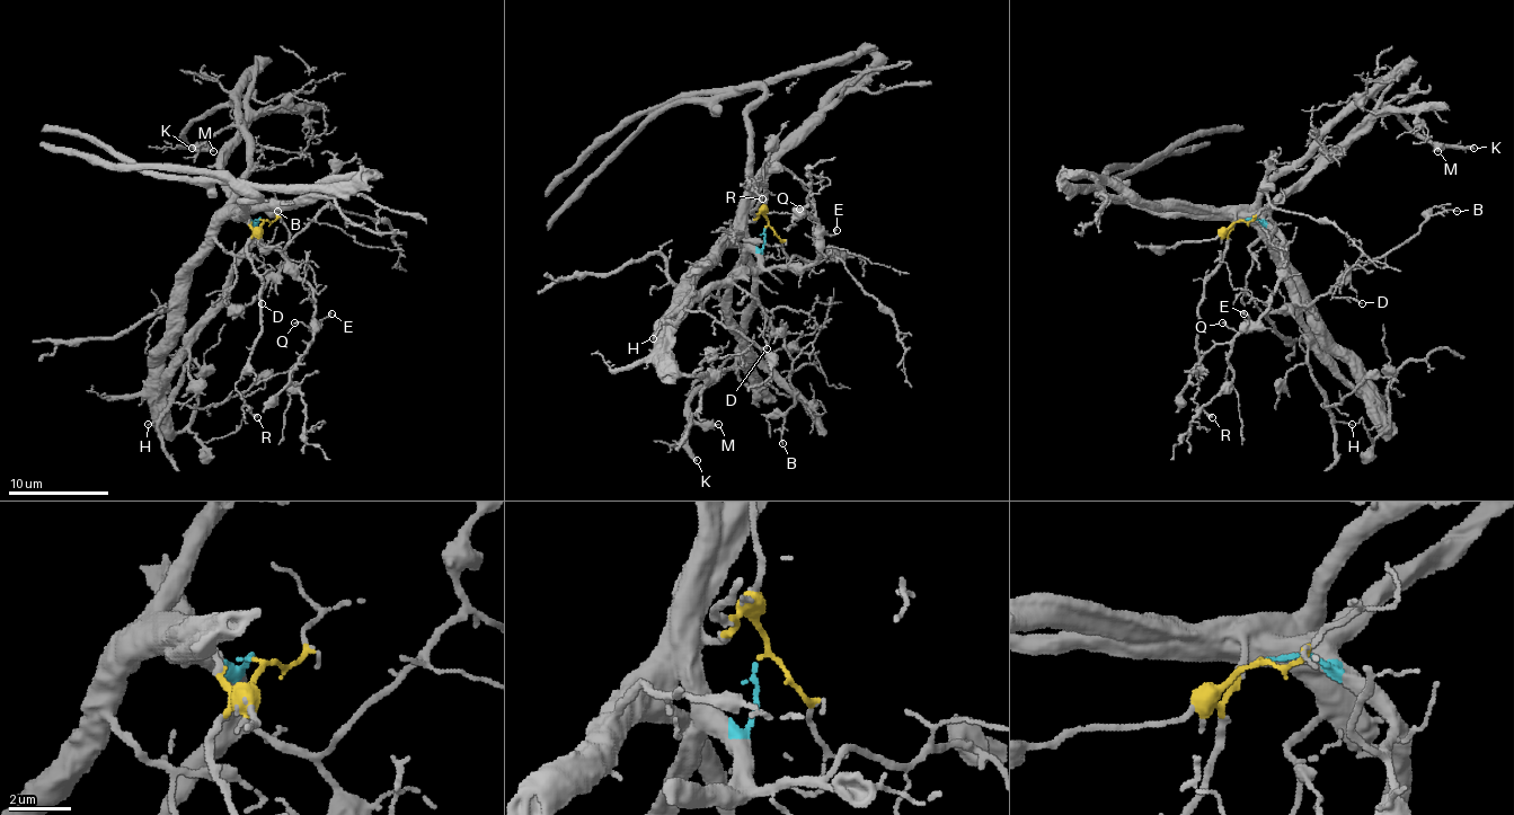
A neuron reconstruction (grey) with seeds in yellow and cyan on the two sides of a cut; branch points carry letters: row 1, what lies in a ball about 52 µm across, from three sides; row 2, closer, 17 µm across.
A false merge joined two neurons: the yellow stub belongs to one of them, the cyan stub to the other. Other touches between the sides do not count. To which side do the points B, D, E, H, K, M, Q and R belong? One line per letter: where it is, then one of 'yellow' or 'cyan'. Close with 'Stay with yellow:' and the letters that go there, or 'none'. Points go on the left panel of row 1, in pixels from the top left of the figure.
B: at (277, 211); cyan
D: at (262, 303); cyan
E: at (331, 313); cyan
H: at (148, 424); cyan
K: at (192, 148); cyan
M: at (213, 151); cyan
Q: at (294, 322); cyan
R: at (257, 417); yellow
Stay with yellow: R

